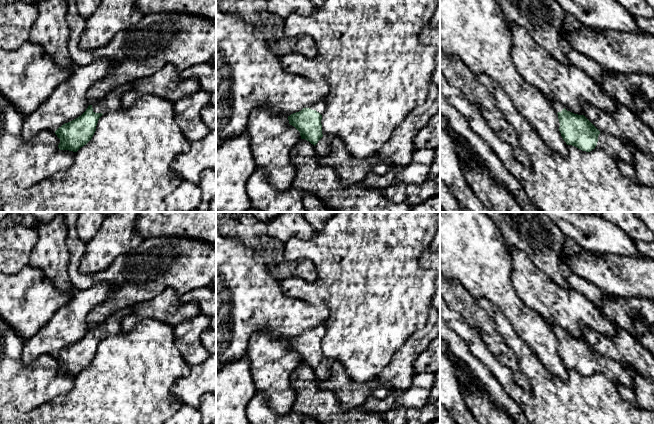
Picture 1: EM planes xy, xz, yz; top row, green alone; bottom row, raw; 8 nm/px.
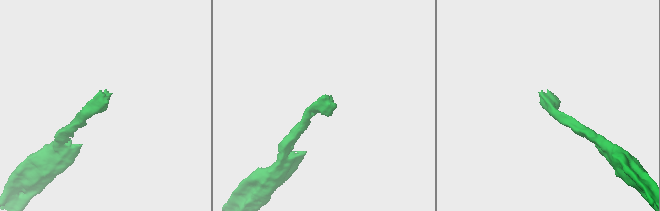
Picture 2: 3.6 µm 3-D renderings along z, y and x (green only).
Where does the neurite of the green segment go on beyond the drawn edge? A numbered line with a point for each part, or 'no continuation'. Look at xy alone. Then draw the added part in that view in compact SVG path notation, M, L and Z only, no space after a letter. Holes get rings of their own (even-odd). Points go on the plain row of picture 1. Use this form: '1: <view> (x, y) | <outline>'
1: xy (102, 330) | M107 320L101 325L92 328L93 336L102 338L106 337L111 330L112 324L113 320Z

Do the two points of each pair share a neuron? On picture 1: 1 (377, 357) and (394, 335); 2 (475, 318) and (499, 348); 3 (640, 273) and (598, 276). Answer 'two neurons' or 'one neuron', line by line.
1: one neuron
2: one neuron
3: one neuron

